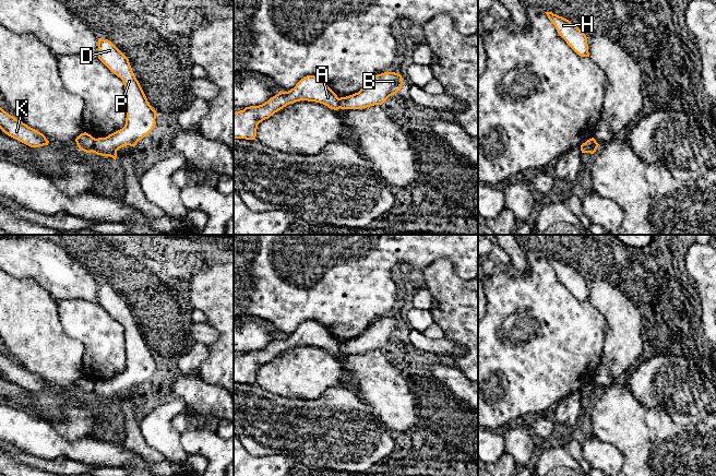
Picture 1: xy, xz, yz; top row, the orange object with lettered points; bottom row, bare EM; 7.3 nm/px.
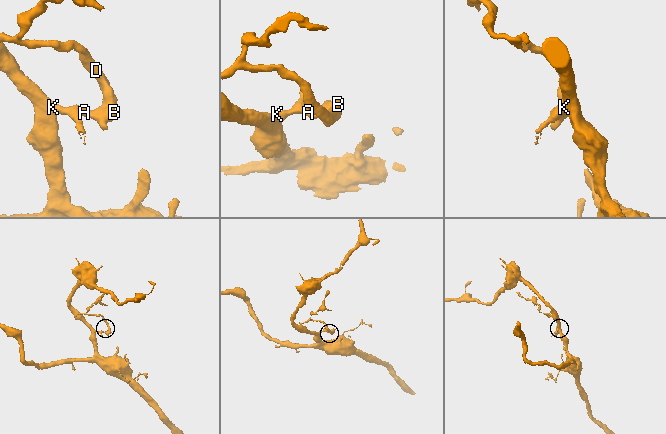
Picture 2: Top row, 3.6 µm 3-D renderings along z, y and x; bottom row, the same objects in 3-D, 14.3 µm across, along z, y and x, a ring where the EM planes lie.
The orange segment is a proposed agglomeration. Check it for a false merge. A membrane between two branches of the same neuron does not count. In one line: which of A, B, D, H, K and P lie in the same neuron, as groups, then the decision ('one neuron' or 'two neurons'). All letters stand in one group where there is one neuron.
groups A K / B D H P; two neurons

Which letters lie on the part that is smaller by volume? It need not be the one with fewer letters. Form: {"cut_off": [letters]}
{"cut_off": ["B", "D", "H", "P"]}

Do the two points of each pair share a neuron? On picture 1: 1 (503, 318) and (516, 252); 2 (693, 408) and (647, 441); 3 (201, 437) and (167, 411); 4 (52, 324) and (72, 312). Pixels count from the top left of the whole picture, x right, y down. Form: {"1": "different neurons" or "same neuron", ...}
{"1": "different neurons", "2": "different neurons", "3": "different neurons", "4": "different neurons"}

